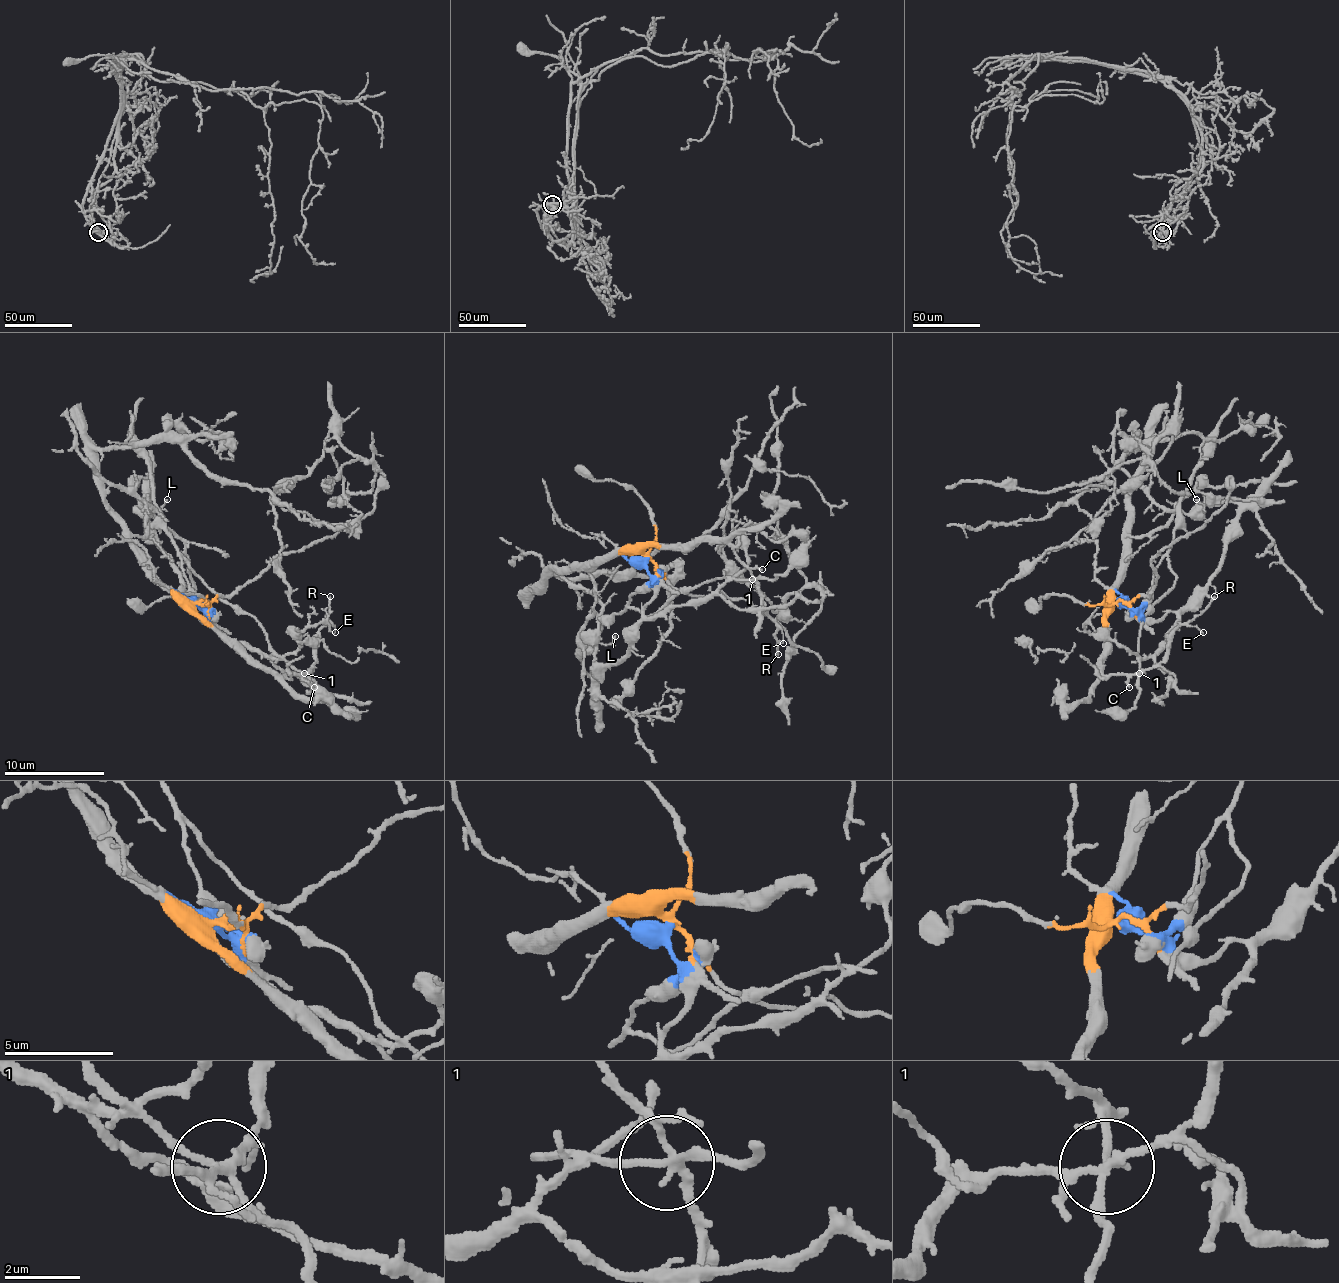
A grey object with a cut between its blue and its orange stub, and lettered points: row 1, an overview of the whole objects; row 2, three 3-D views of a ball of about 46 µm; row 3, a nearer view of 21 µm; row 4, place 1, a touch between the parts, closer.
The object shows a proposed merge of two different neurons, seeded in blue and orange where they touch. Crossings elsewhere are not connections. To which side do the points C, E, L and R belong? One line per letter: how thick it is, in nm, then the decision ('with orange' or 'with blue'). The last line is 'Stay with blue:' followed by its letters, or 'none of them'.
C: 170 nm | with orange
E: 80 nm | with orange
L: 130 nm | with blue
R: 160 nm | with orange
Stay with blue: L

